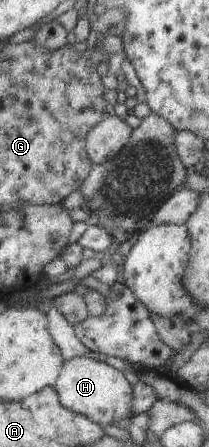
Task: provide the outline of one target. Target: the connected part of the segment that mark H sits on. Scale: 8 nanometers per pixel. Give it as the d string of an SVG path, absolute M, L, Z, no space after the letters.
M87 357L65 361L65 368L54 388L61 394L61 401L70 410L86 415L102 426L128 422L127 426L131 429L132 420L136 418L134 384L126 378L124 371L118 370L105 361Z

